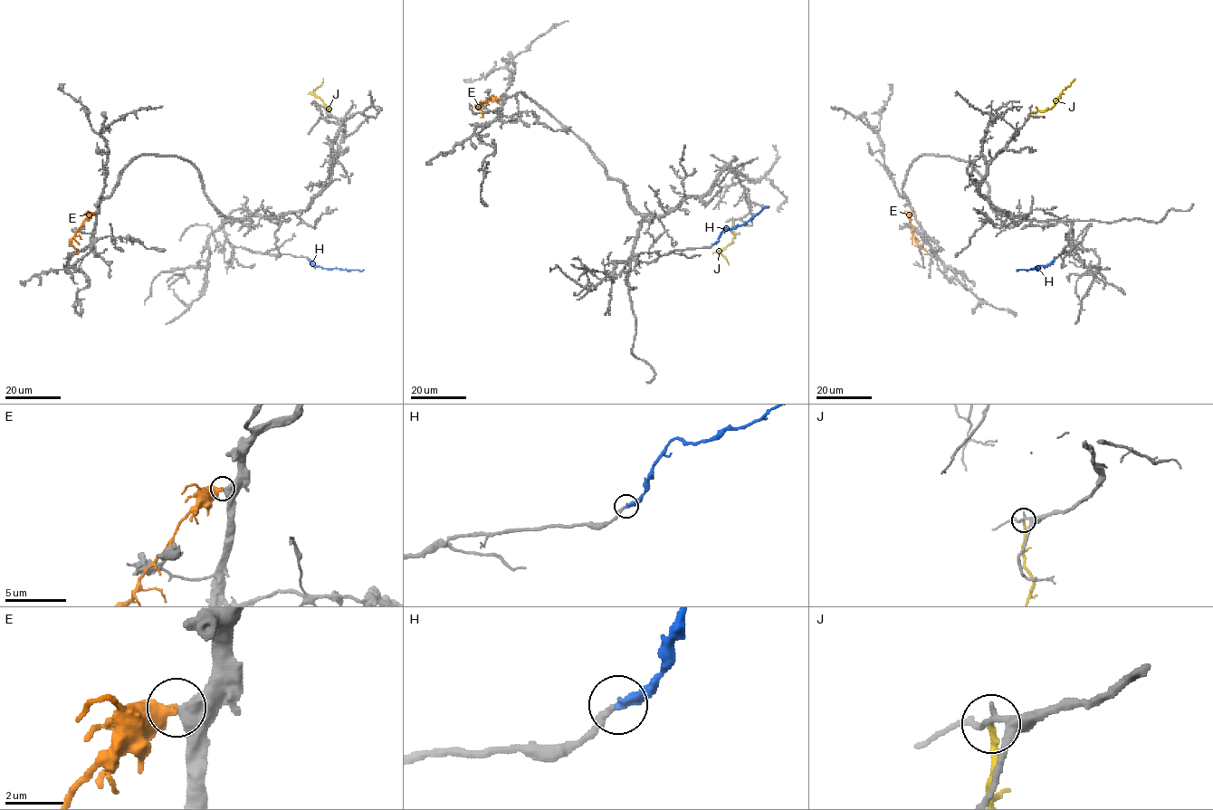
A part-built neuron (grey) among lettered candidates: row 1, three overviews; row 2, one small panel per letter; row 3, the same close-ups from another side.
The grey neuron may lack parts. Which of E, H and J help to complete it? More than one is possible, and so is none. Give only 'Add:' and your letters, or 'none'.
Add: H

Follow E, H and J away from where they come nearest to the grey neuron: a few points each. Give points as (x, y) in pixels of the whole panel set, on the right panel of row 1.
E: (912, 213), (910, 216), (912, 232), (917, 244), (928, 254)
H: (1054, 259), (1038, 268), (1017, 269)
J: (1030, 113), (1052, 108), (1074, 79)

